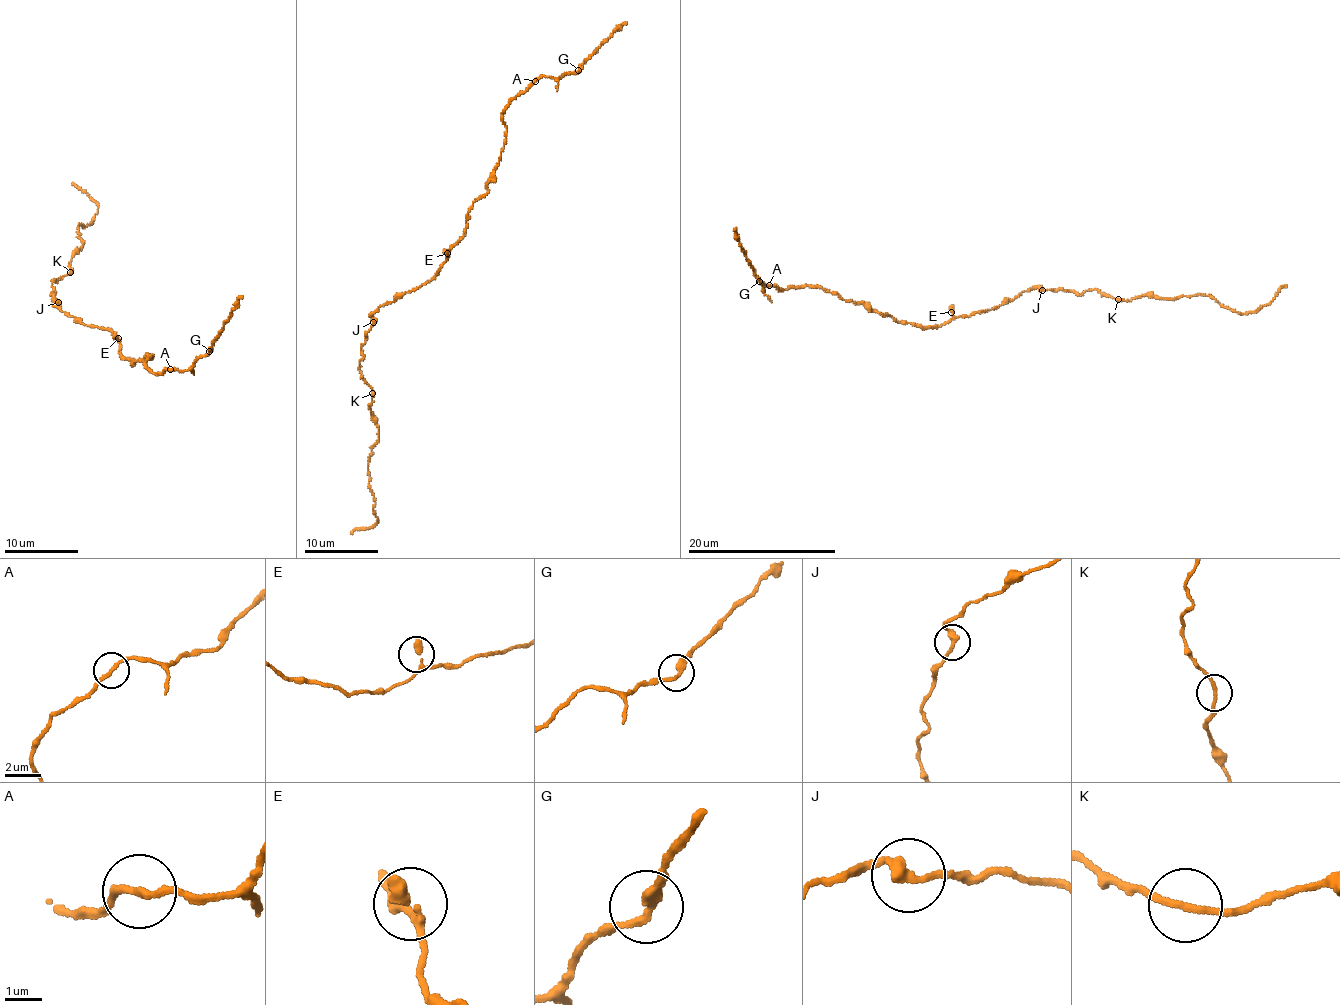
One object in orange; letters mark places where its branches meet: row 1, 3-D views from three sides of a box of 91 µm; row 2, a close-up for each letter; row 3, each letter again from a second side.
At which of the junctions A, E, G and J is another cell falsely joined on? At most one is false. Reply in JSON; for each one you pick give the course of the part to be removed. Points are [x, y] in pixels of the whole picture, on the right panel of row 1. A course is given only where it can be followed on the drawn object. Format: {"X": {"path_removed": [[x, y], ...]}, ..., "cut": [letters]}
{"cut": []}

